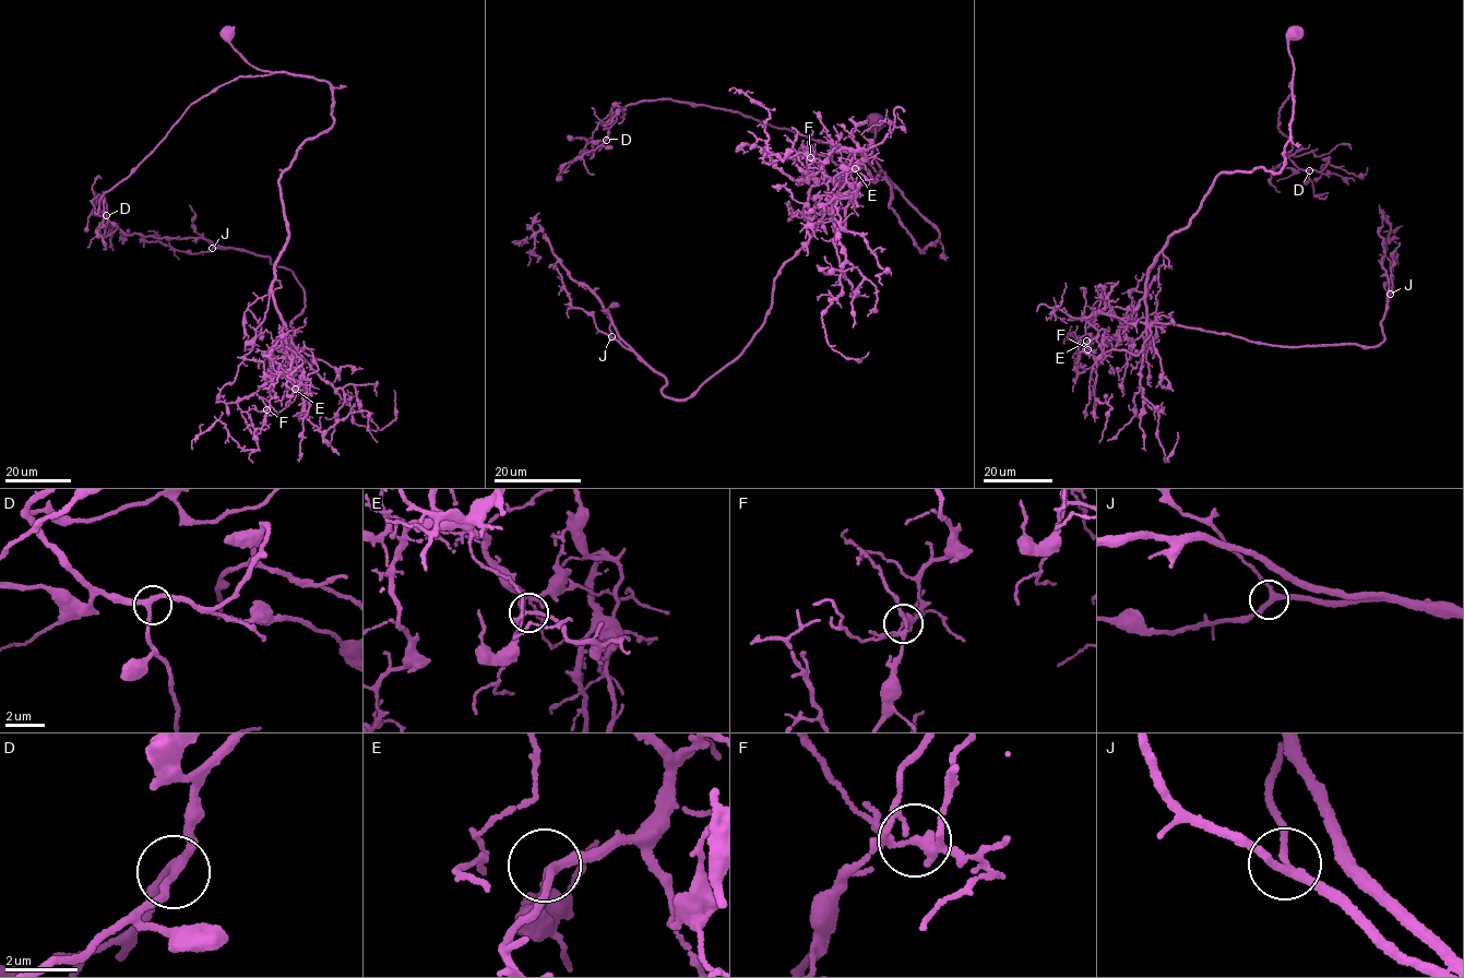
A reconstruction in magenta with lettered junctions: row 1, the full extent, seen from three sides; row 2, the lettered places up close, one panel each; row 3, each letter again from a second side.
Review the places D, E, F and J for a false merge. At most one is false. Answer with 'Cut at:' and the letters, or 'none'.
Cut at: F

